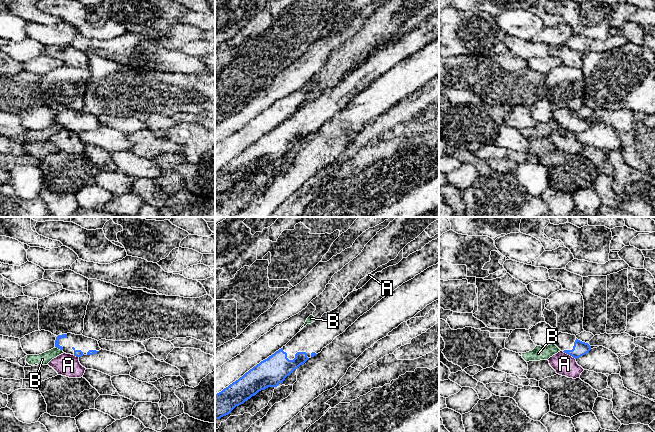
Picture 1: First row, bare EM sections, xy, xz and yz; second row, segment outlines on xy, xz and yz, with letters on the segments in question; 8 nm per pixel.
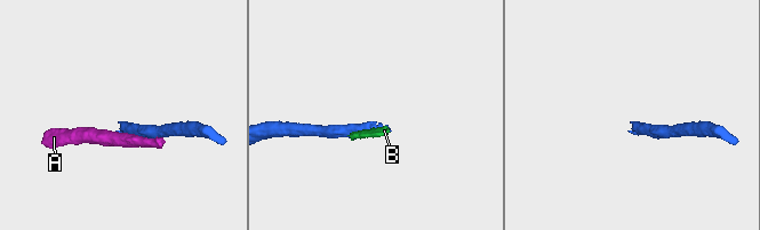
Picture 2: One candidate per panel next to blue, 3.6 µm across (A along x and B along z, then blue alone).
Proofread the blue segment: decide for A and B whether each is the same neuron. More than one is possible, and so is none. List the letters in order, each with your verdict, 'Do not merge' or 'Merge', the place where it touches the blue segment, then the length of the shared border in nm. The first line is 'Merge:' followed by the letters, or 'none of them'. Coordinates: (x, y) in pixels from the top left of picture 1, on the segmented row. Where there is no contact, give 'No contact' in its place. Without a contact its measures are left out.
Merge: none of them
A: Do not merge. Touches blue at yz (569, 354). Shared border 130 nm
B: Do not merge. Touches blue at xy (59, 348). Shared border 70 nm

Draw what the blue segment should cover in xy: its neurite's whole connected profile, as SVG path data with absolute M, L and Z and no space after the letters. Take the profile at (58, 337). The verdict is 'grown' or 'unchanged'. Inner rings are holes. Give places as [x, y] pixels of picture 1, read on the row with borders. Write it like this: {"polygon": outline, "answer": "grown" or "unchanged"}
{"polygon": "M72 333L58 335L55 340L55 347L76 357L93 355L101 350L97 340L85 337L82 334L75 335Z", "answer": "grown"}

